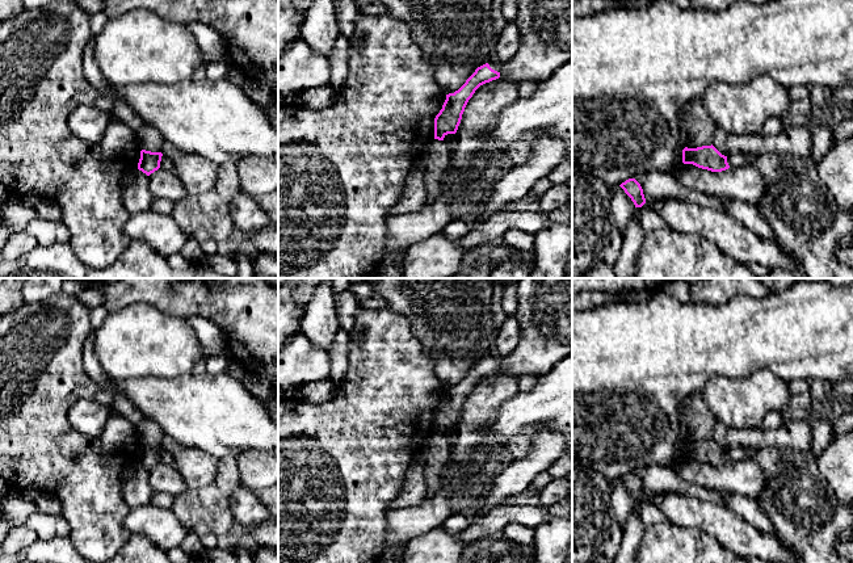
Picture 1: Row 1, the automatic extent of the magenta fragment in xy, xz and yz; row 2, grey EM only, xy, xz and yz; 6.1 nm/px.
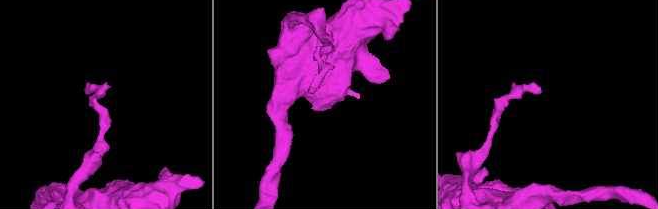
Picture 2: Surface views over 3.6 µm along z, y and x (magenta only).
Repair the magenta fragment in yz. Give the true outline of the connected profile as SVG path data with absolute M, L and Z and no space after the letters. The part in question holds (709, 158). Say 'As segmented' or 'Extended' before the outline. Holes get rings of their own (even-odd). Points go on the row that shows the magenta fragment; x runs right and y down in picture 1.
As segmented. M713 144L682 150L682 163L693 164L711 172L722 172L730 168L727 156L722 155Z

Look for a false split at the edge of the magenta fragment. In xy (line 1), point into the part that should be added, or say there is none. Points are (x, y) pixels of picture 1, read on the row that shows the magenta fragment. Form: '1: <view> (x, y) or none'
1: none

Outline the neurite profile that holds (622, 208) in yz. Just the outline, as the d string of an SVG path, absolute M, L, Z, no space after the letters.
M619 185L612 188L610 193L612 193L612 213L614 217L614 222L623 235L636 207L631 201L631 198L625 193L625 190Z

